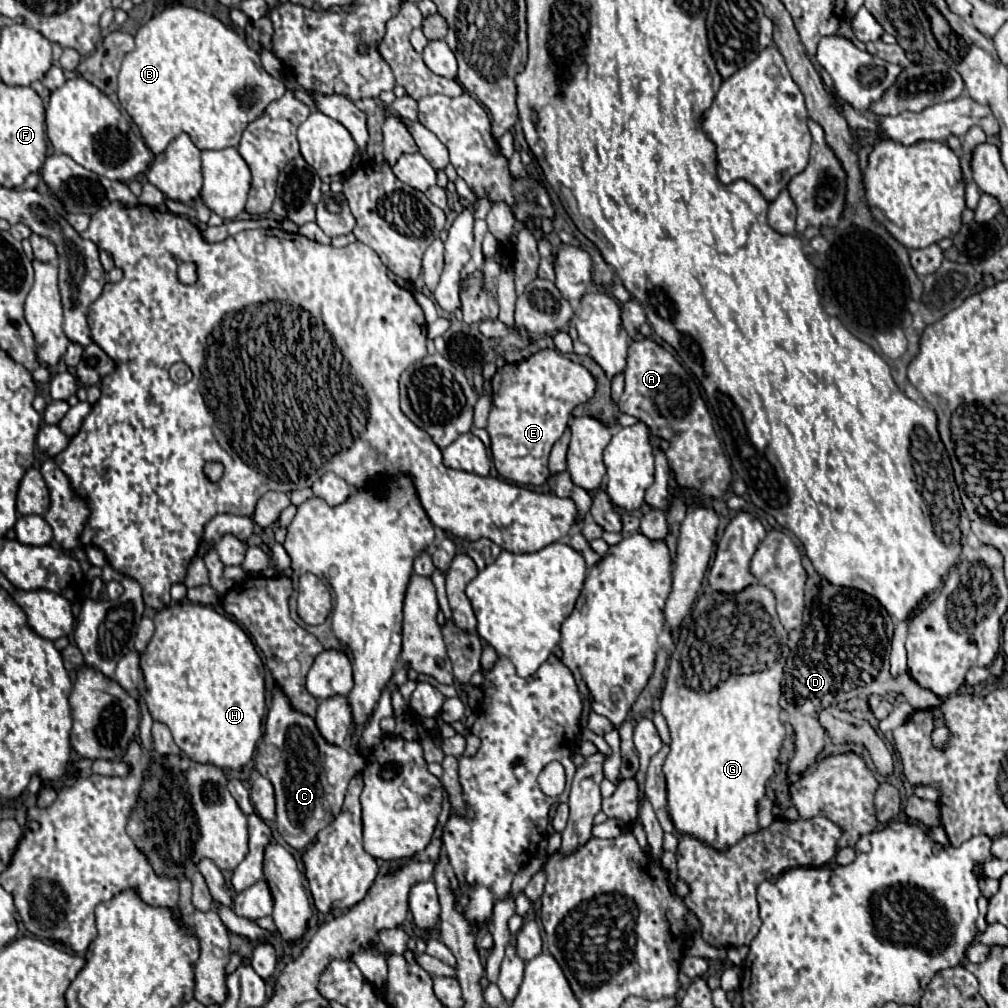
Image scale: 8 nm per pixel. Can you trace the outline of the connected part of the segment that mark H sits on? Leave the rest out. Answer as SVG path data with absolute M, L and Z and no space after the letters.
M190 601L172 603L158 611L154 625L154 635L140 659L146 681L144 701L152 719L164 723L172 731L174 743L188 755L188 759L216 765L226 771L244 767L252 759L256 743L262 737L262 717L266 713L264 665L250 637L226 615Z

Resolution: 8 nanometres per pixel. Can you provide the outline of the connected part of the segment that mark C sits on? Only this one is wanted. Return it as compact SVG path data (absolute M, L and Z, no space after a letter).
M274 687L266 733L256 749L256 769L274 785L276 829L292 849L304 853L316 835L336 819L344 803L348 781L358 769L364 769L364 763L360 755L350 755L336 745L328 745L318 733L314 719L296 711L282 687Z

